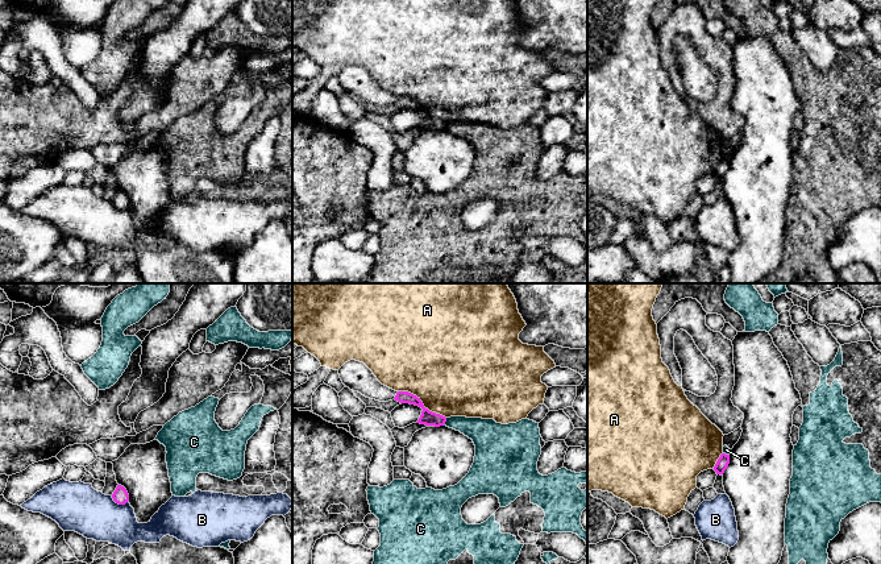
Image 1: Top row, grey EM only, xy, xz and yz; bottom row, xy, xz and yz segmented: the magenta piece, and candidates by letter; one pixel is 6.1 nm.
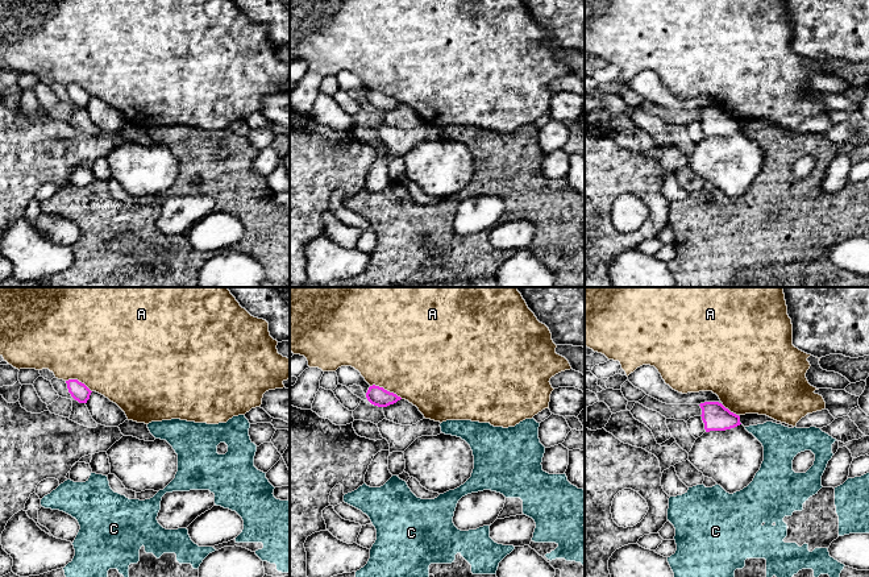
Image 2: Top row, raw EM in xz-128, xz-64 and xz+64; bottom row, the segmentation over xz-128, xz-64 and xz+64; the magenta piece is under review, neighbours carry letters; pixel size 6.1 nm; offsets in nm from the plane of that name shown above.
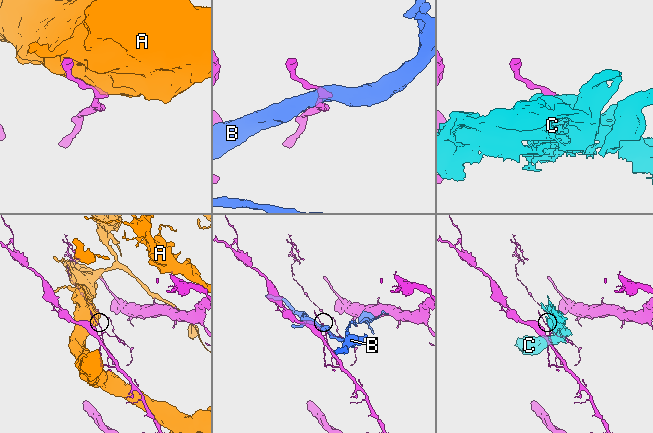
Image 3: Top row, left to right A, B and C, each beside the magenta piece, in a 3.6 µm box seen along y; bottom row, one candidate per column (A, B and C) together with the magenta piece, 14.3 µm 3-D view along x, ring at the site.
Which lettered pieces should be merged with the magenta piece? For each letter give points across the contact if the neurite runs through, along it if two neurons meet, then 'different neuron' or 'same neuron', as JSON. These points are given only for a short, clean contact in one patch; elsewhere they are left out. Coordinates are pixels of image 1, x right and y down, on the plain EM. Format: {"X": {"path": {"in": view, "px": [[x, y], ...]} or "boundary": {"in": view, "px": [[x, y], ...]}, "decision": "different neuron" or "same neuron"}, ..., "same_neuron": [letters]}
{"A": {"decision": "different neuron"}, "B": {"decision": "different neuron"}, "C": {"decision": "different neuron"}, "same_neuron": []}

